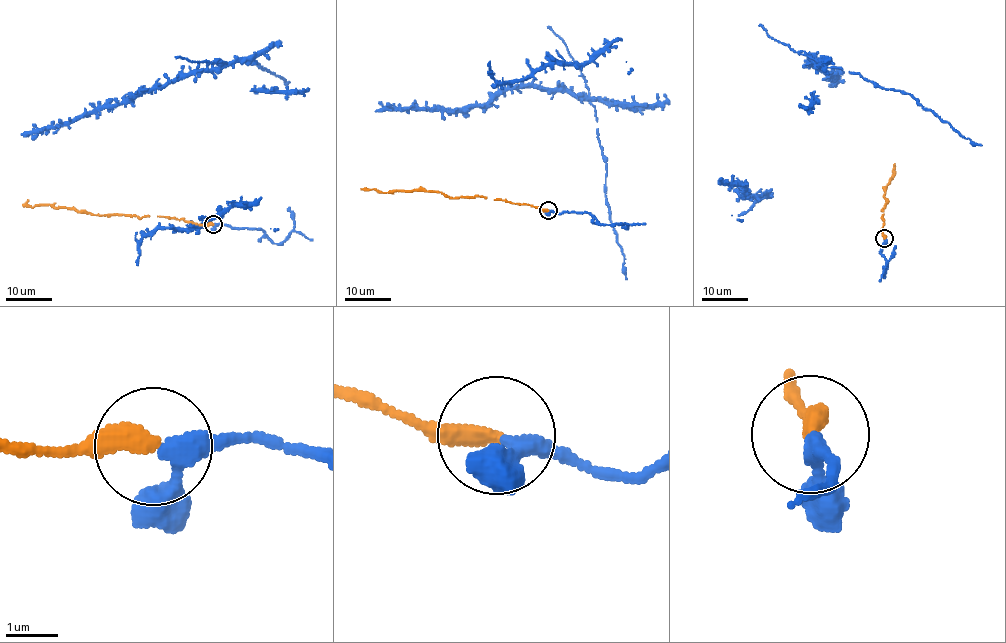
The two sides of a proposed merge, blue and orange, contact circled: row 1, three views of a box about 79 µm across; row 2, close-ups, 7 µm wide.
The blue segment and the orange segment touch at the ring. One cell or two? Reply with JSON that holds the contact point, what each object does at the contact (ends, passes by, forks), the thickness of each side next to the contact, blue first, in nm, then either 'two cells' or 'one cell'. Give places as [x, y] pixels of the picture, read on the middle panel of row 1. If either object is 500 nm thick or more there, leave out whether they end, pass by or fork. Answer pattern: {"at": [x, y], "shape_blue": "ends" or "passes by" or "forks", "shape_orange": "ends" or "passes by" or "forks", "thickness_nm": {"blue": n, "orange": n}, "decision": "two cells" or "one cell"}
{"at": [548, 210], "shape_blue": "passes by", "shape_orange": "ends", "thickness_nm": {"blue": 280, "orange": 400}, "decision": "one cell"}

